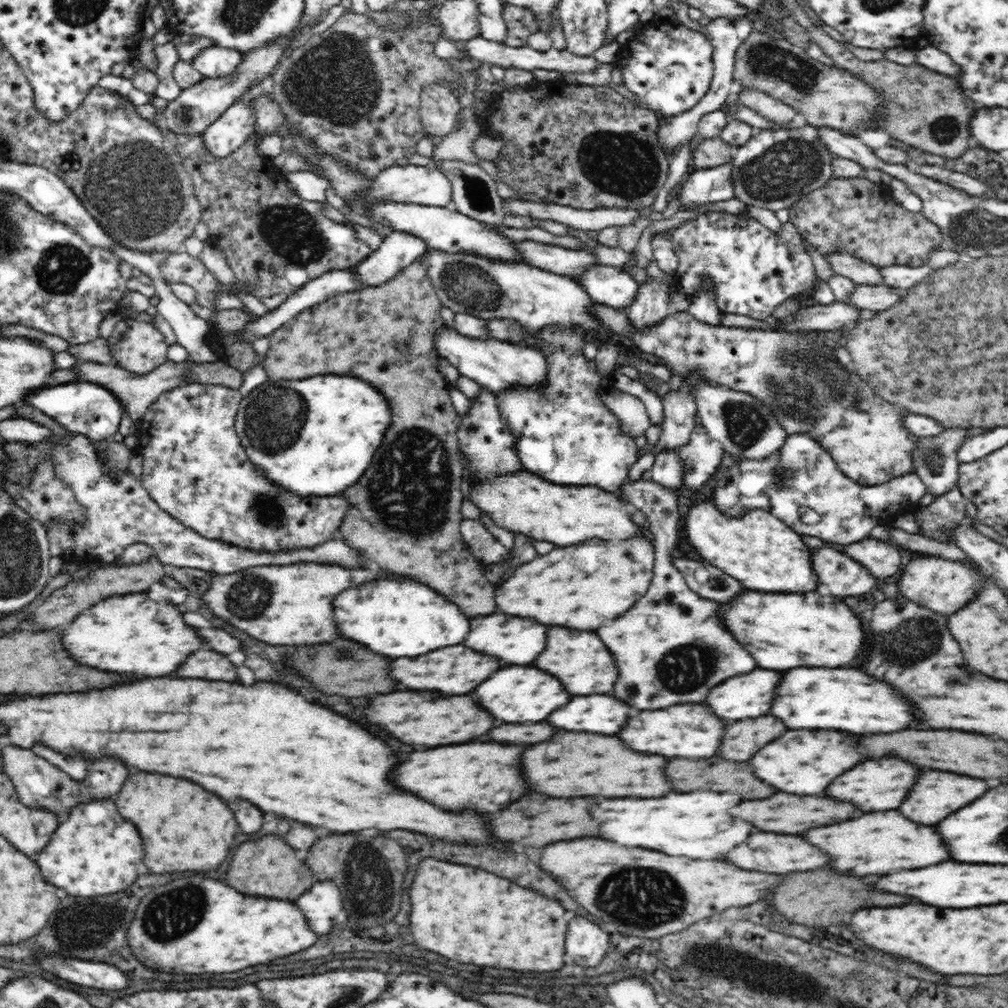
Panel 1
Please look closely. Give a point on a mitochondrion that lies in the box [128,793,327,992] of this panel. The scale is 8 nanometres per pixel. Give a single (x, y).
(169, 914)

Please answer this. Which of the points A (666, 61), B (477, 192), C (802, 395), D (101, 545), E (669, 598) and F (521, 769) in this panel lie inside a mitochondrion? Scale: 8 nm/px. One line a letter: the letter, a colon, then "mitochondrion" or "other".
A: other
B: mitochondrion
C: mitochondrion
D: other
E: other
F: other

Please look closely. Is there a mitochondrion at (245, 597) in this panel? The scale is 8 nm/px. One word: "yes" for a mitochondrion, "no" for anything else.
yes

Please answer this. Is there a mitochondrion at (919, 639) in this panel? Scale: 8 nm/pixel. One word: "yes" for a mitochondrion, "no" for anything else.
yes

